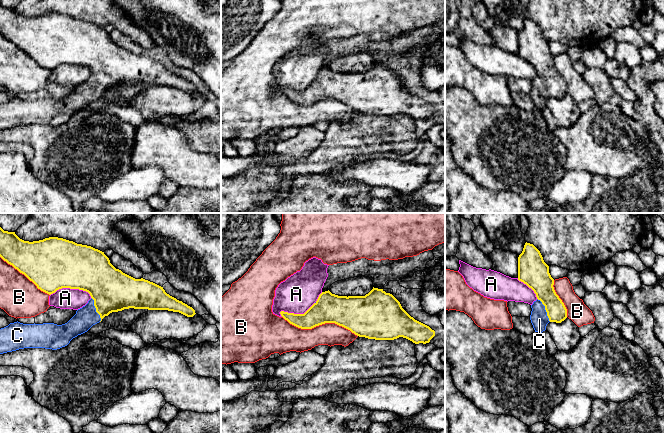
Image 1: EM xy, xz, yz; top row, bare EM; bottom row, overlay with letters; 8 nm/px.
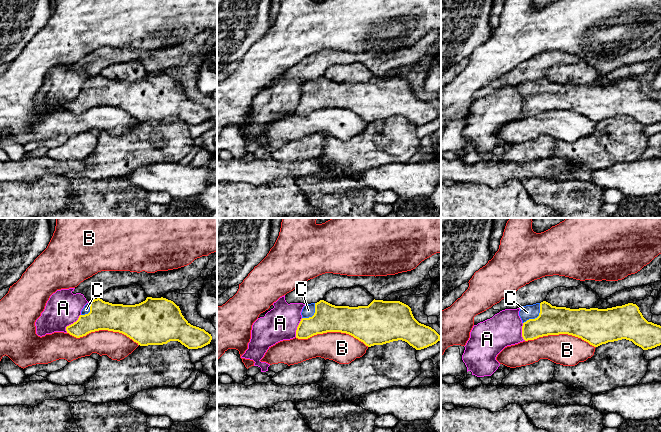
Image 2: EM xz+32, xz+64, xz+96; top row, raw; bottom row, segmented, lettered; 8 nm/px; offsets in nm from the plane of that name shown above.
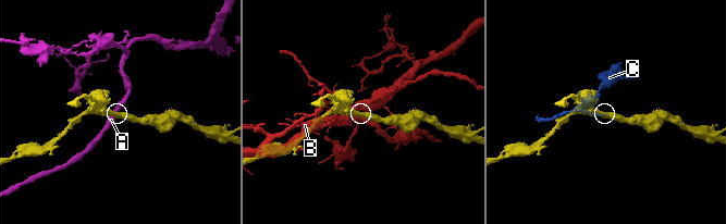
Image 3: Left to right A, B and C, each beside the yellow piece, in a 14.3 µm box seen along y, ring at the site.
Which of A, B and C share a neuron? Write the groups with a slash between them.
A / B / C

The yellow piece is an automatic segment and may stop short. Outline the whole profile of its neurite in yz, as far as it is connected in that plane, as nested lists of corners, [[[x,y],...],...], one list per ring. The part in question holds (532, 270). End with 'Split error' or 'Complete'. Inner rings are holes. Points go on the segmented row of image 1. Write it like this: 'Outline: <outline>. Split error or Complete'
Outline: [[[527,242],[518,257],[518,280],[531,288],[537,297],[531,305],[530,315],[535,332],[542,333],[549,322],[561,323],[567,318],[567,309],[554,290],[549,266],[540,251]]]. Split error

